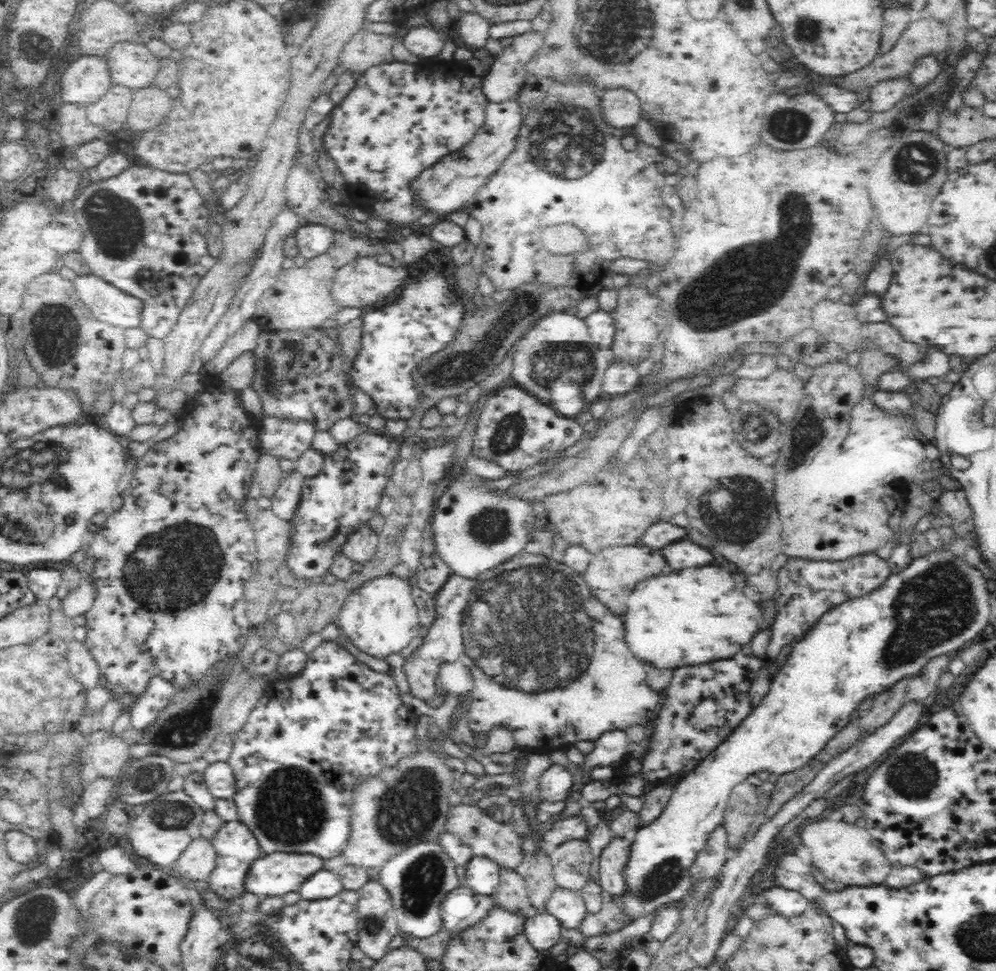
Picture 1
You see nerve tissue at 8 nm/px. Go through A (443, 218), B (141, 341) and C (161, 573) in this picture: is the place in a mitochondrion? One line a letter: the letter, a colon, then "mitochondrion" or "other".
A: other
B: other
C: mitochondrion

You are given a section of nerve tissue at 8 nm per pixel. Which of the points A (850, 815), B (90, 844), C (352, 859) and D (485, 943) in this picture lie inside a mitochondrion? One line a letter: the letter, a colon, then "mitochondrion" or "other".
A: other
B: other
C: other
D: other

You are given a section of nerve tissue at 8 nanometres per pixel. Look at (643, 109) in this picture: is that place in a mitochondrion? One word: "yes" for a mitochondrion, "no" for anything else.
no

